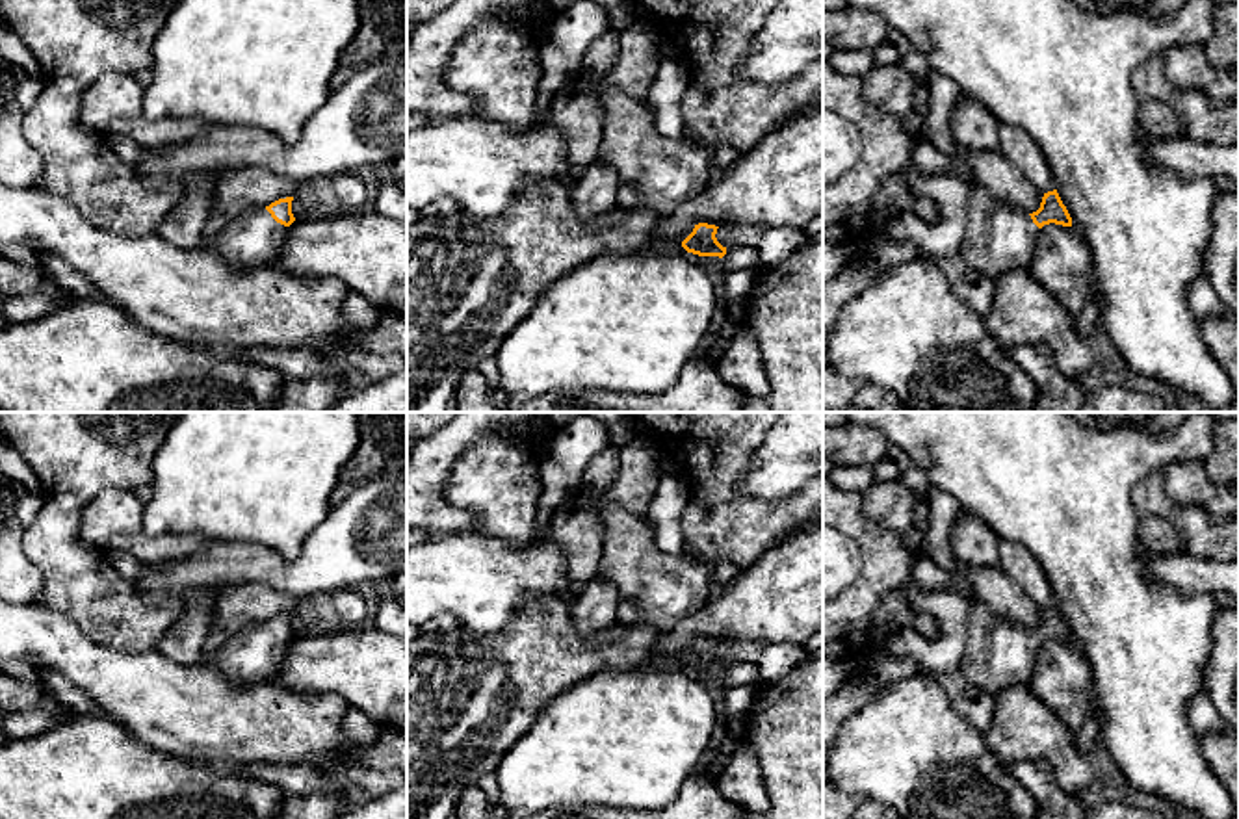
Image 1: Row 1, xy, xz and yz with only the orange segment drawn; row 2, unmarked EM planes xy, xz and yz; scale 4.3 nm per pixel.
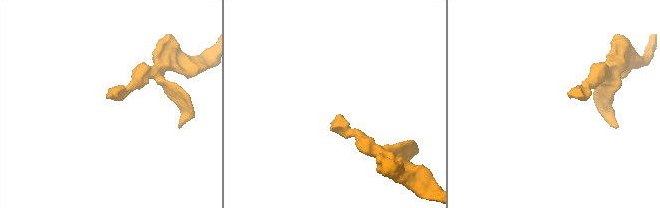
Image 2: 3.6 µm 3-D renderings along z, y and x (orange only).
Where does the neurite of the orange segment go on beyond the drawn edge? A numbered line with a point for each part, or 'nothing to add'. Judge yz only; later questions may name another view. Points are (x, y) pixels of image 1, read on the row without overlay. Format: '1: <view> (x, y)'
1: yz (998, 654)

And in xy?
1: xy (253, 656)

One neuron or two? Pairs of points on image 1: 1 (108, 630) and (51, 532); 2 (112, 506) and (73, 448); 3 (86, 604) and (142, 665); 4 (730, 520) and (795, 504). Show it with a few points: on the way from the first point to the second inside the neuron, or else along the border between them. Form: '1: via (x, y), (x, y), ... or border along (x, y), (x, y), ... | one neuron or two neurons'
1: via (104, 606), (62, 556) | one neuron
2: border along (130, 489), (103, 489), (82, 506) | two neurons
3: border along (88, 636), (97, 643), (123, 650), (155, 649) | two neurons
4: via (747, 520), (779, 519) | one neuron

